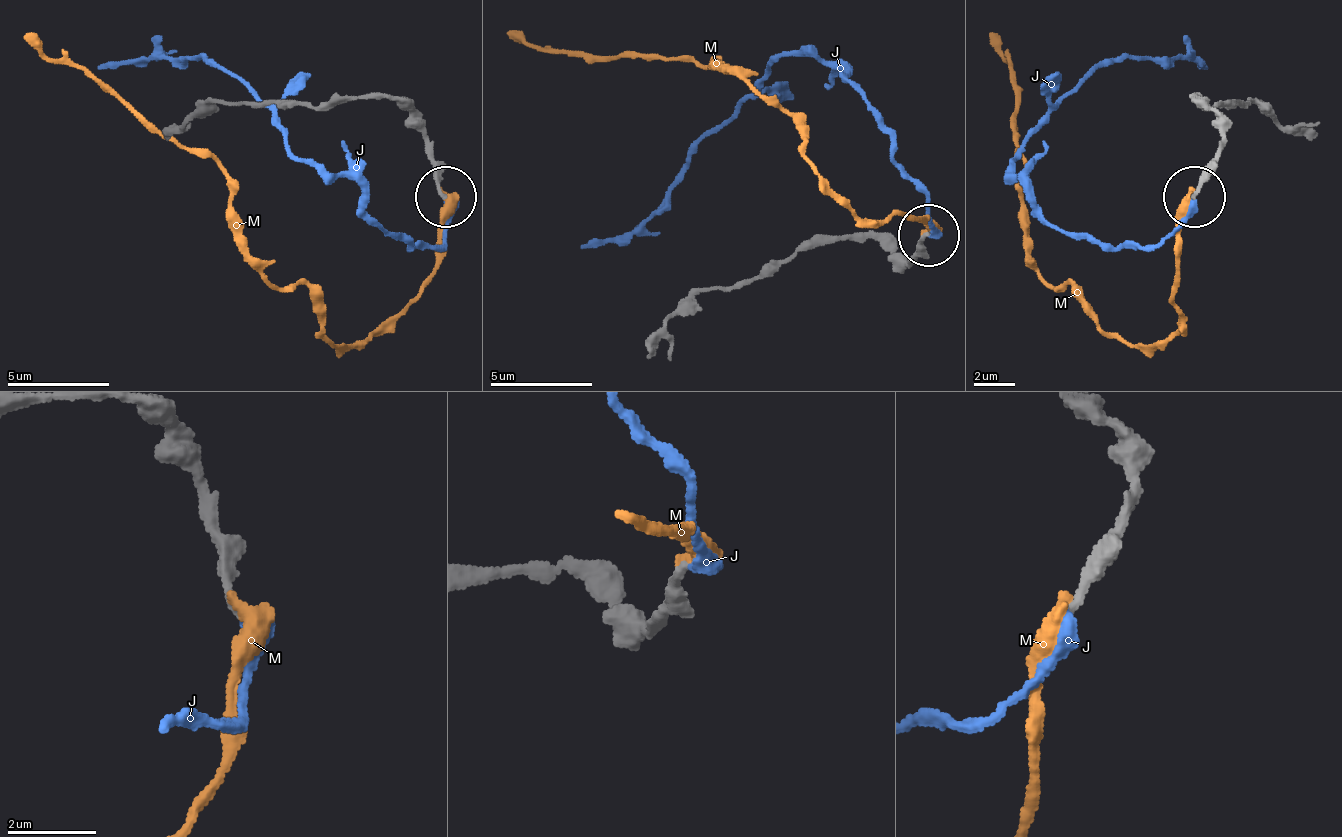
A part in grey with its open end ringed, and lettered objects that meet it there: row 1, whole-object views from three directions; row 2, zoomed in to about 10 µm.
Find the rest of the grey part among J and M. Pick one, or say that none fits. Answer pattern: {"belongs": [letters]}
{"belongs": ["J"]}

